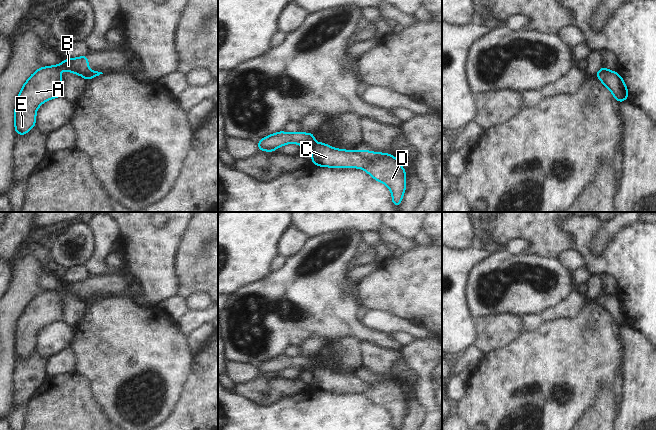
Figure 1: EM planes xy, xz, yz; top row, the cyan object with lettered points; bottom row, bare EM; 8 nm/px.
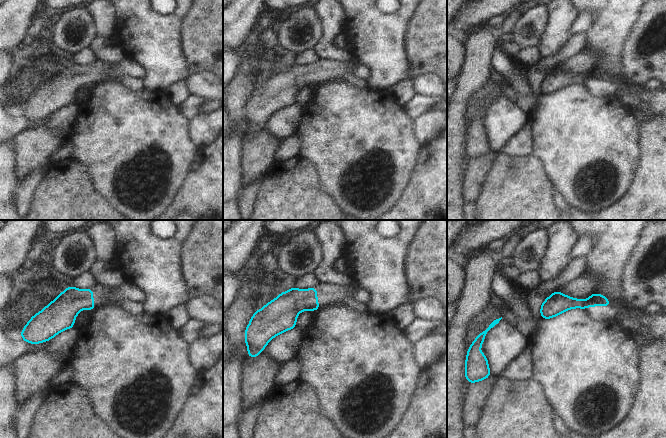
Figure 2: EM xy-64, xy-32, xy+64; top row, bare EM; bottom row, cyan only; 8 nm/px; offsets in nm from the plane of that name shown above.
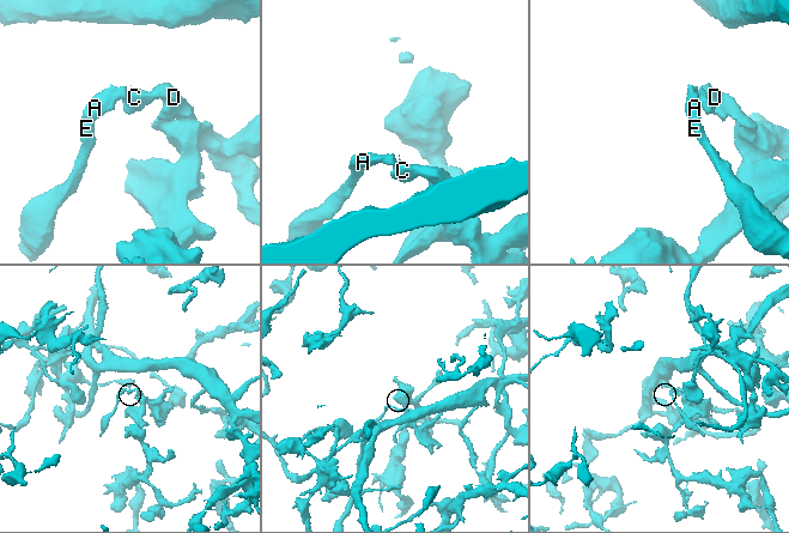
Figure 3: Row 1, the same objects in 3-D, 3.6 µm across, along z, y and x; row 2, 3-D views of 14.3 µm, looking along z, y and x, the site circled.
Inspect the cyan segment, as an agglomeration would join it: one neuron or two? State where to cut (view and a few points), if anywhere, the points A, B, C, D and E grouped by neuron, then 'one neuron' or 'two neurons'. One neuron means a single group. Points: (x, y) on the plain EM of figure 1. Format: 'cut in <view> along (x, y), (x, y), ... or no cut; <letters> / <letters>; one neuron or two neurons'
cut in xy along (92, 295), (84, 301); A B E / C D; two neurons

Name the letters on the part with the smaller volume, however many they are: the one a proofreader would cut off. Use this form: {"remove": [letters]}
{"remove": ["A", "B", "E"]}

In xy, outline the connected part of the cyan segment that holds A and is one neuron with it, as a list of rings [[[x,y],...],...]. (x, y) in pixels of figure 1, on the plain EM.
[[[88,281],[66,283],[59,289],[41,291],[24,307],[14,334],[15,357],[25,359],[36,349],[36,335],[47,324],[62,320],[63,306],[61,294],[69,295],[82,301],[93,295],[88,289]]]

